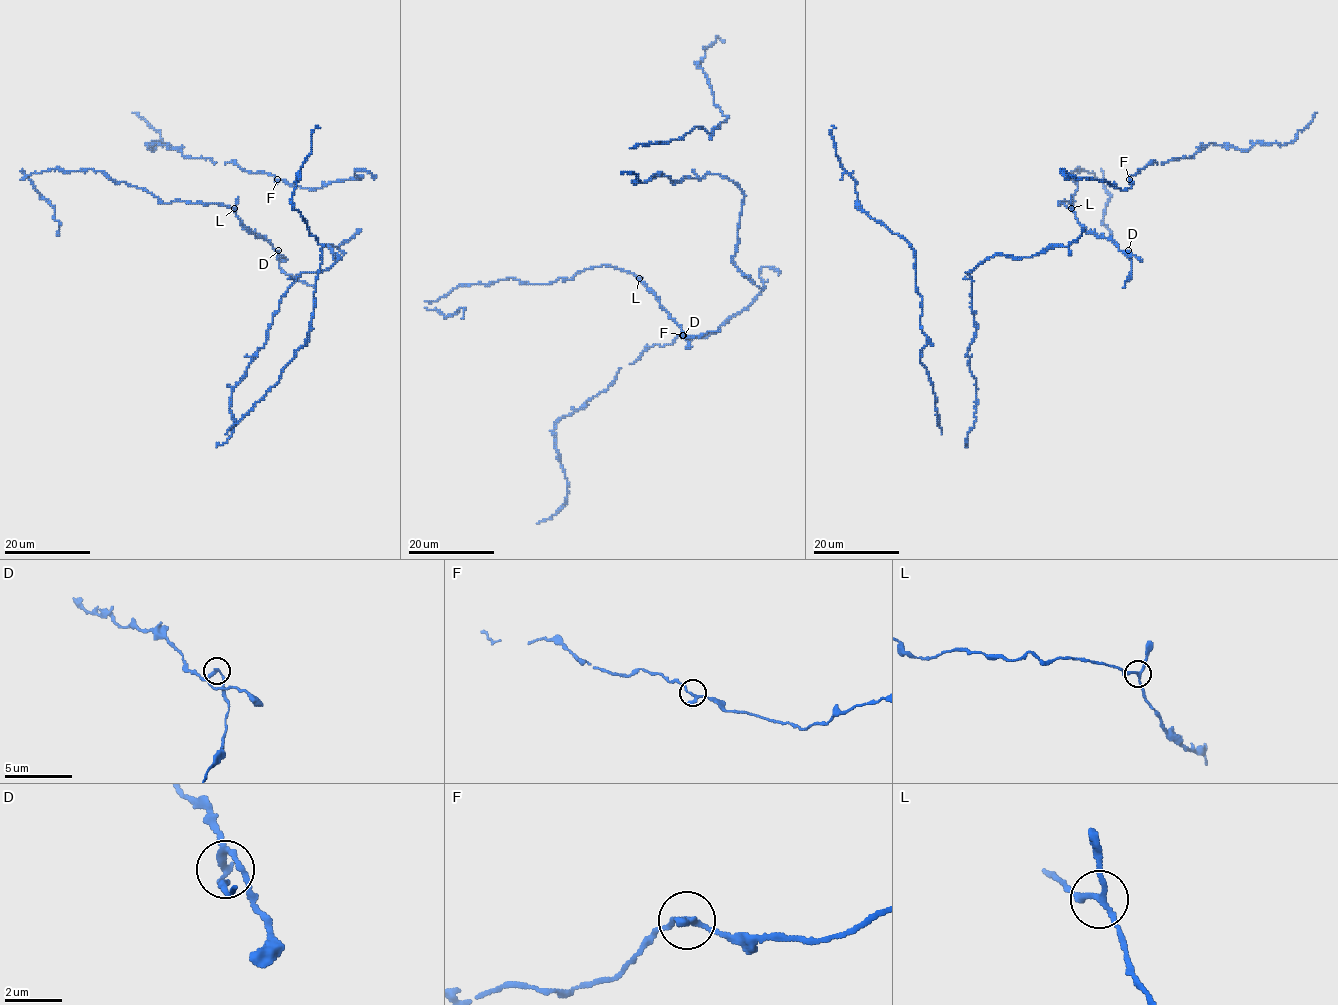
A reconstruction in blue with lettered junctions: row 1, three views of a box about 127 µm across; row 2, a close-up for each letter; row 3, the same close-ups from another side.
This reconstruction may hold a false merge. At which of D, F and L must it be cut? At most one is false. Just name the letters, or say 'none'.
D

